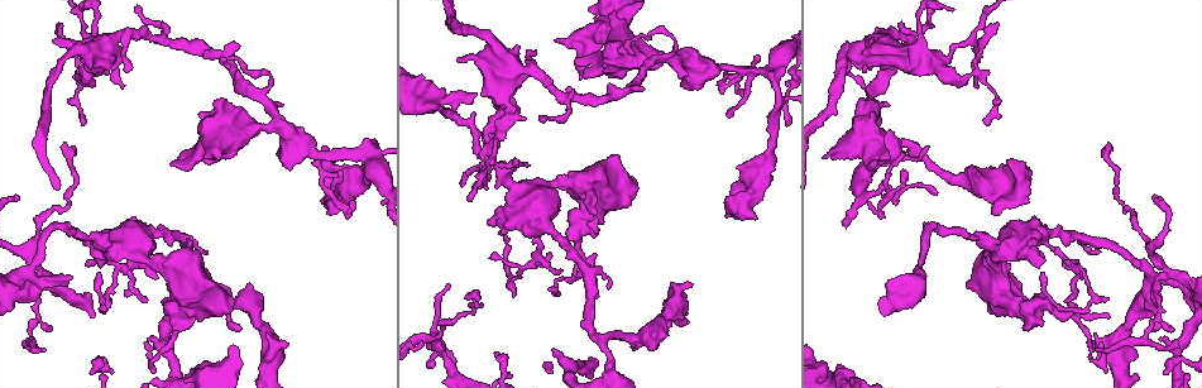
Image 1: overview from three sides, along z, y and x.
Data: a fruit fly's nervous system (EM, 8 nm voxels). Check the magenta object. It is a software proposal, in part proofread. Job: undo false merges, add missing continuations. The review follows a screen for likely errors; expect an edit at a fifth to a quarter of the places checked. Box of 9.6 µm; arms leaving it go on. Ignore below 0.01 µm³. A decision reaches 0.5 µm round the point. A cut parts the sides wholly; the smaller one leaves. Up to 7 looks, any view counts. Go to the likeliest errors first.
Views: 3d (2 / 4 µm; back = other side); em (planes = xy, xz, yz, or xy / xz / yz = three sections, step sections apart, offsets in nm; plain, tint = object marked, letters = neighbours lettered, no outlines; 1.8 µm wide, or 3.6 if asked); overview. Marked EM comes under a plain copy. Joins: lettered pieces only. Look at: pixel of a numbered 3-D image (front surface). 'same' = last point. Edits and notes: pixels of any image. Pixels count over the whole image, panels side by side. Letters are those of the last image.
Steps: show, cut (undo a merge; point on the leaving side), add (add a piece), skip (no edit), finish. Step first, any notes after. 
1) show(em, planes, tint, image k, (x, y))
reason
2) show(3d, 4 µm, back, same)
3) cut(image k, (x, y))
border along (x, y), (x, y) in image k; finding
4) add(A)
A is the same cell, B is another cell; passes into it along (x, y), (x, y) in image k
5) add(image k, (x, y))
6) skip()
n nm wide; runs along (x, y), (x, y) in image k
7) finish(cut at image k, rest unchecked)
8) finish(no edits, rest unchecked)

show(3d, 2 µm, image 1, (537, 241))
sudden change in width

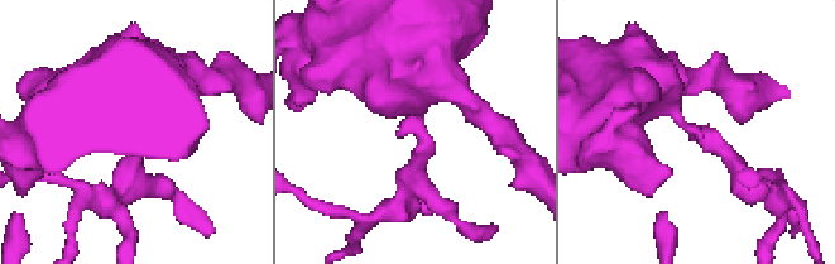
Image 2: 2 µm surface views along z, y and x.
show(em, xy, step 4, tint, image 2, (420, 134))
shape alone is not enough

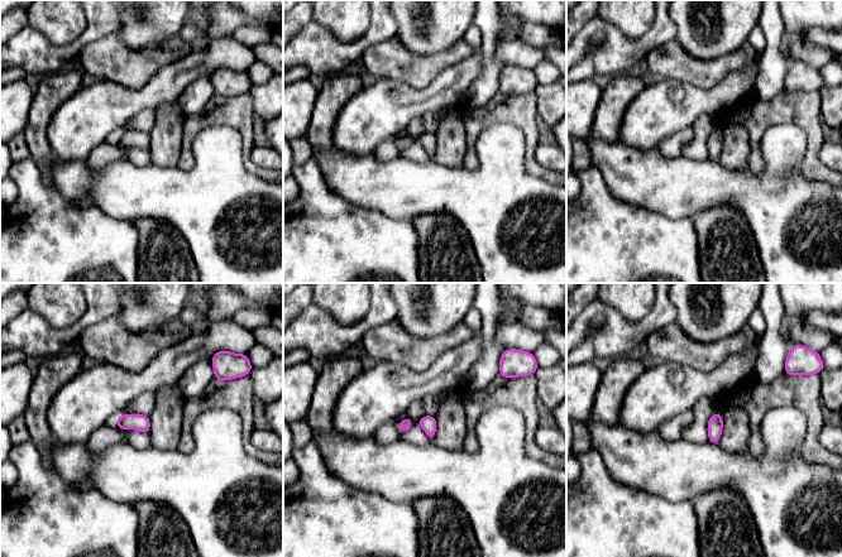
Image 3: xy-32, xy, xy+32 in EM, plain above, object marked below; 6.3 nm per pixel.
show(em, yz, step 8, letters, same)
another direction

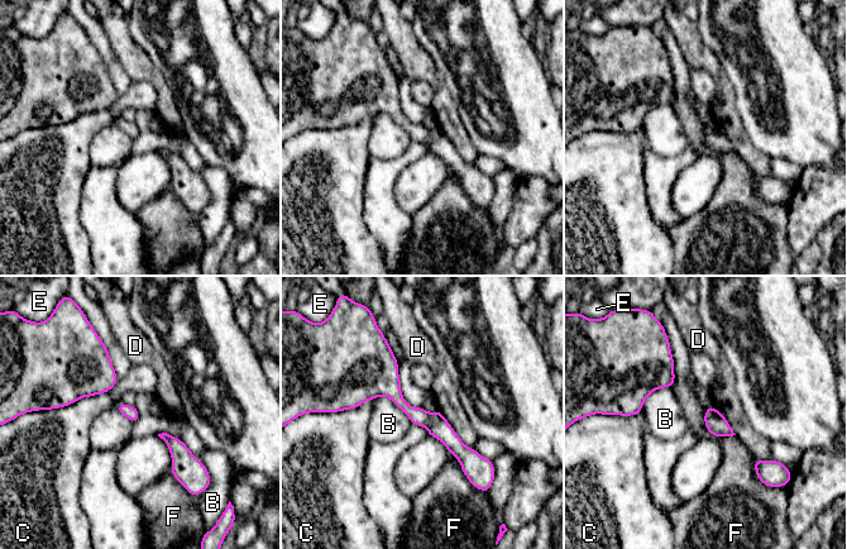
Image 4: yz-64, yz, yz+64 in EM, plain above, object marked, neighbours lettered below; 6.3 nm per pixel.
skip()
B, C, D, E and F are other cells; all the same neuron

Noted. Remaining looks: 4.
show(em, yz, step 8, tint, image 1, (109, 298))
tapers out

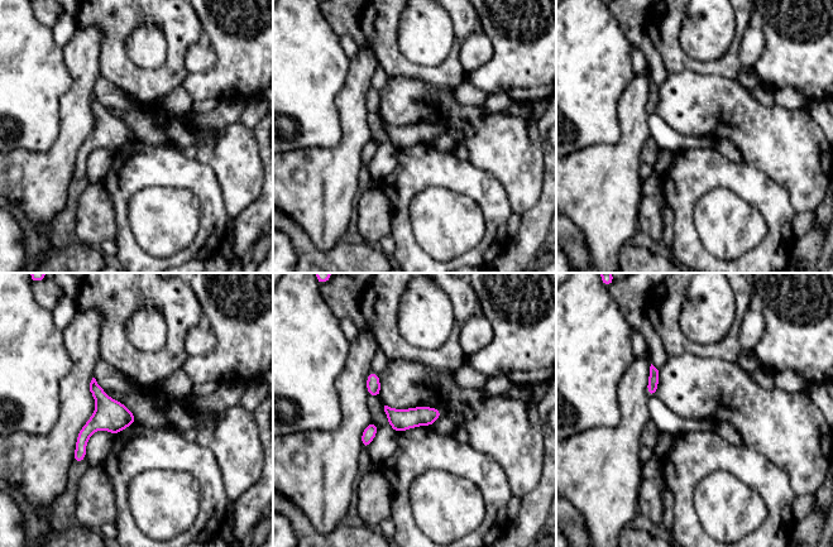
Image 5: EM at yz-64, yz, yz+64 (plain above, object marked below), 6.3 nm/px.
show(em, planes, letters, same)
cut it another way

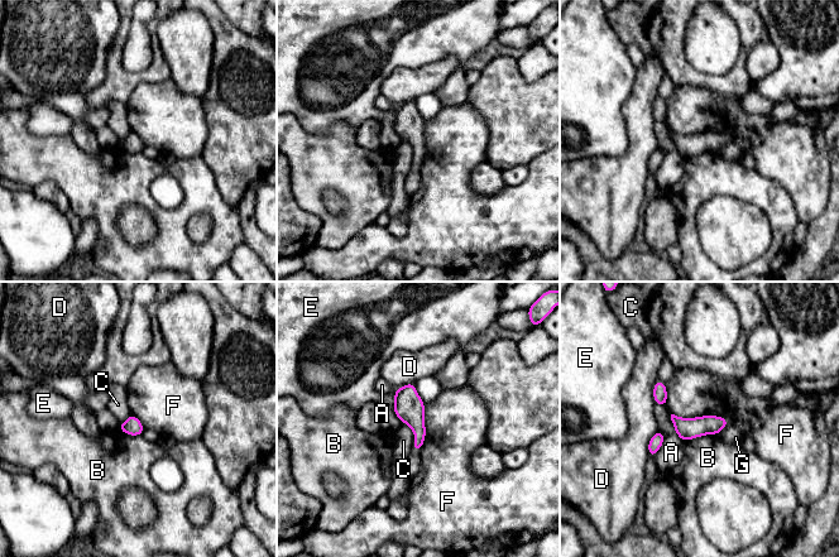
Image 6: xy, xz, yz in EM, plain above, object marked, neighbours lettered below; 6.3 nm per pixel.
skip()
A, B, C, D, E, F and G are other cells; border along (671, 413), (725, 418) in image 6; none of them fits

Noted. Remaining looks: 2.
show(em, planes, letters, image 1, (1096, 351))
free end

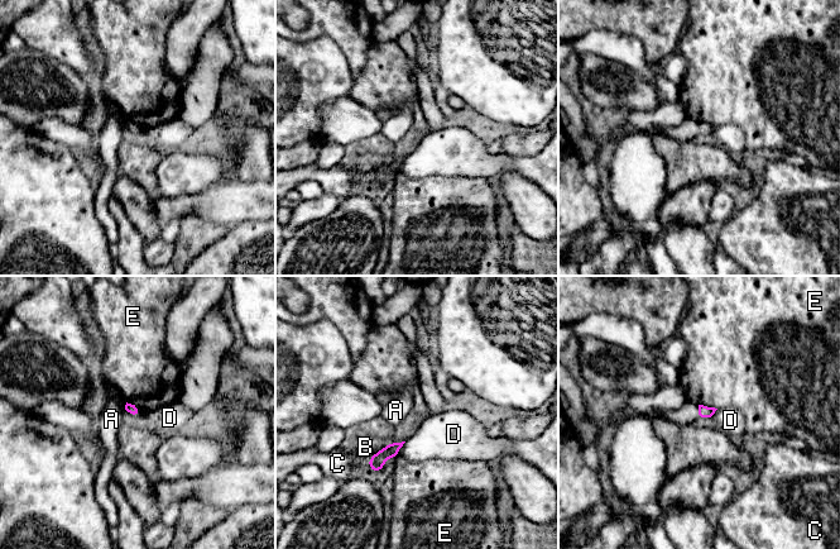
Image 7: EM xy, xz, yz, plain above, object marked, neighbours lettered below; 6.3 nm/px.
skip()
A, B, C, D and E are other cells; border along (406, 442), (398, 453) in image 7; no lettered piece goes on from it

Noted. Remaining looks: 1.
finish(no edits, rest unchecked)

